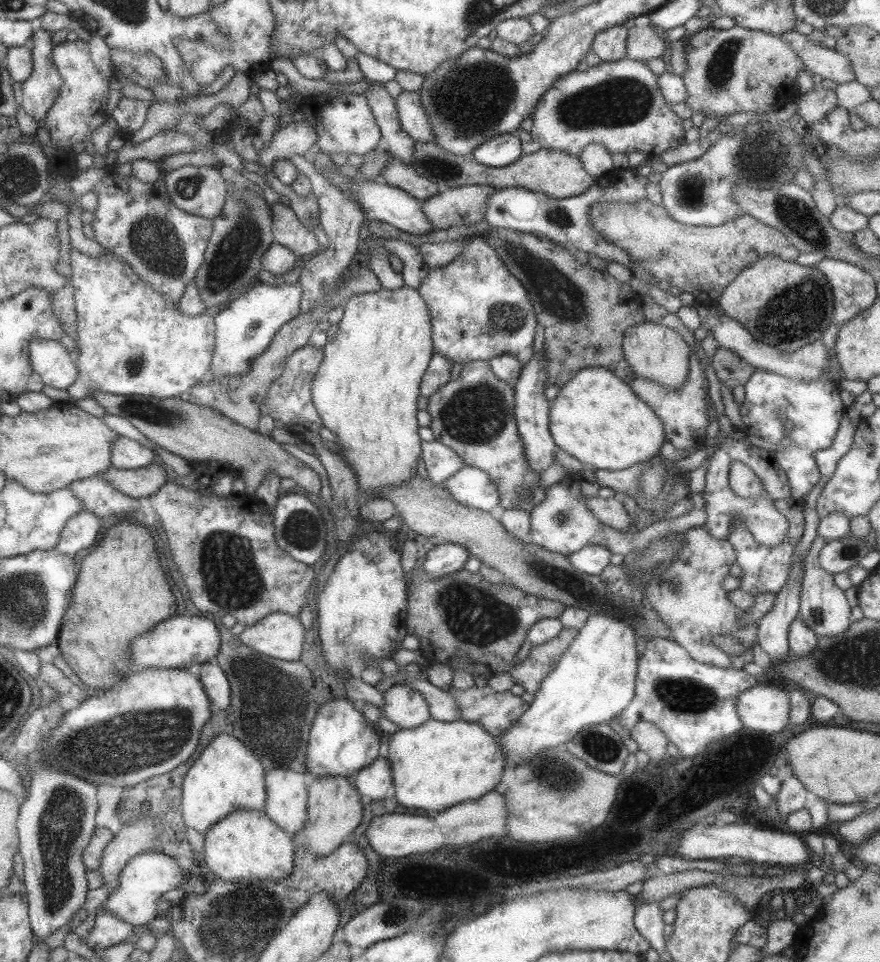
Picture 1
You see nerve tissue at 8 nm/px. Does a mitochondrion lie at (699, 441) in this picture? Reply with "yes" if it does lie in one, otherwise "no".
no

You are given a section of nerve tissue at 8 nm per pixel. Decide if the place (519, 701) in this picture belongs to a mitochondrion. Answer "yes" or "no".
no

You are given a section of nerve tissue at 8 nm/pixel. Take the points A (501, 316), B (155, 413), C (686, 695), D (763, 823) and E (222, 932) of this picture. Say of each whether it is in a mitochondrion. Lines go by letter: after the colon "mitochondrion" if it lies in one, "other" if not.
A: mitochondrion
B: mitochondrion
C: mitochondrion
D: other
E: mitochondrion

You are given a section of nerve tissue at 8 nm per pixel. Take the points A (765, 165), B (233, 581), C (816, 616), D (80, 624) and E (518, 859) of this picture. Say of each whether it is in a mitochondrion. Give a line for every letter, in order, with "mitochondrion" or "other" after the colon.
A: mitochondrion
B: mitochondrion
C: mitochondrion
D: mitochondrion
E: other

